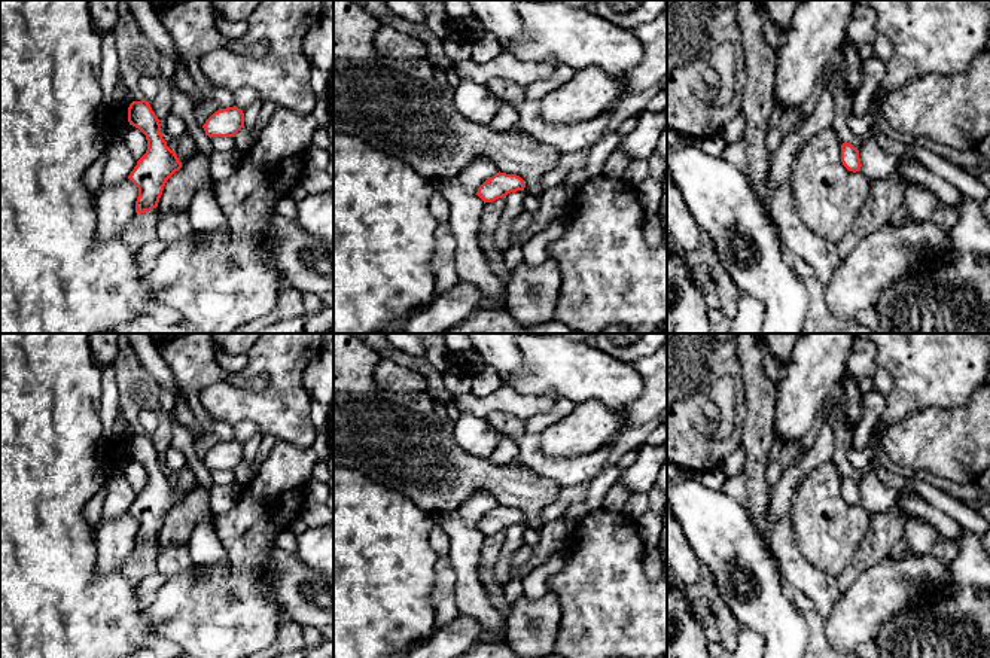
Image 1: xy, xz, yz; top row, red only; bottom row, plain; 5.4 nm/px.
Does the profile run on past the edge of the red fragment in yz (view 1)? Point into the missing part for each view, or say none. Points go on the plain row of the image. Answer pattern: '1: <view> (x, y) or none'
1: none

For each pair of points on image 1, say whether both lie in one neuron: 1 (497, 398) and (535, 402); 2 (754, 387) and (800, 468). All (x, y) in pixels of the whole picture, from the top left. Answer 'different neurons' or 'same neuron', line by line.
1: same neuron
2: different neurons

